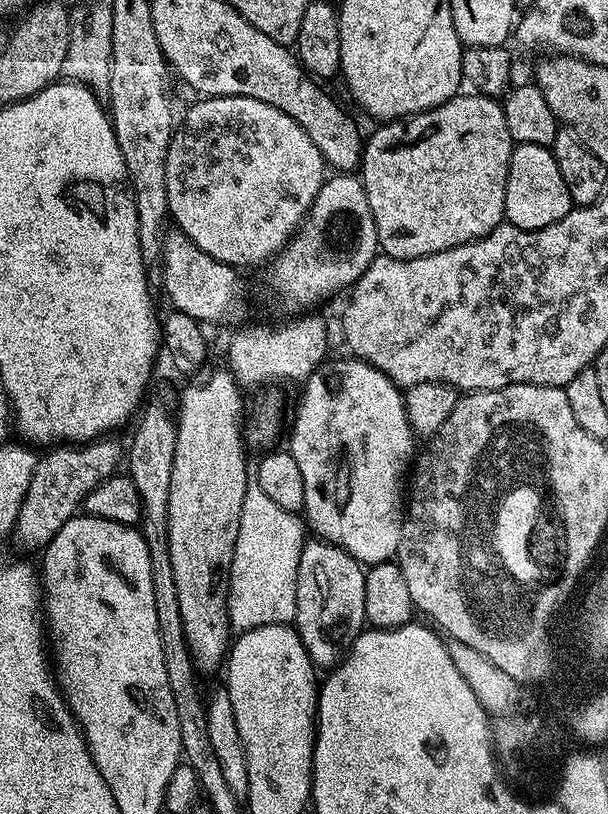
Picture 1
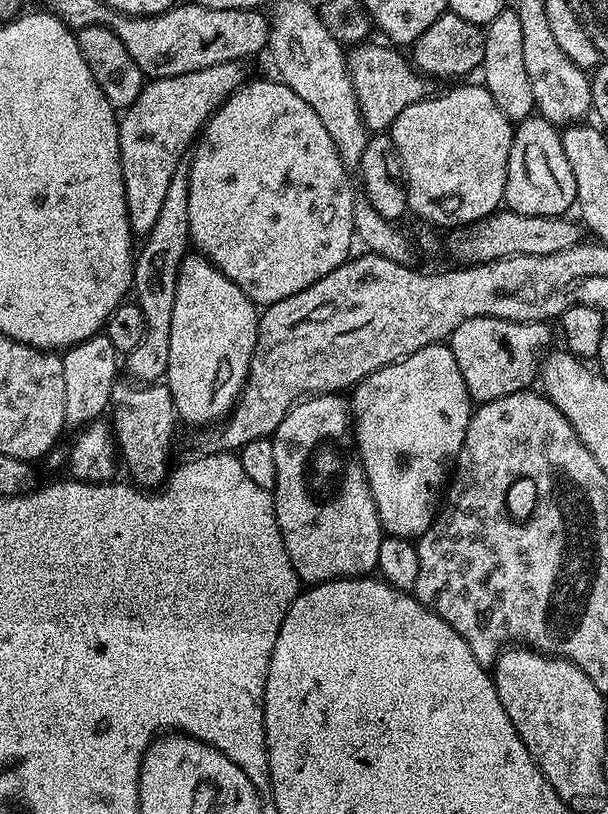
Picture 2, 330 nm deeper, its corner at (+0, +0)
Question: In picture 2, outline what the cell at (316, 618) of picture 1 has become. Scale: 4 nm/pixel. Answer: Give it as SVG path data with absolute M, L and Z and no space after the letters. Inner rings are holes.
M325 394L323 396L313 396L295 404L286 414L286 418L282 418L282 422L276 427L275 432L270 437L274 446L274 462L278 469L278 482L274 489L276 521L280 527L282 542L286 546L286 554L290 558L292 568L298 573L301 581L308 586L320 584L323 580L363 577L365 574L371 573L378 562L378 546L382 539L382 529L380 527L380 519L378 518L378 510L374 506L374 498L370 494L370 486L368 485L364 468L360 464L359 459L352 458L352 460L348 460L348 451L351 453L354 448L354 425L349 412L349 401L343 395Z

